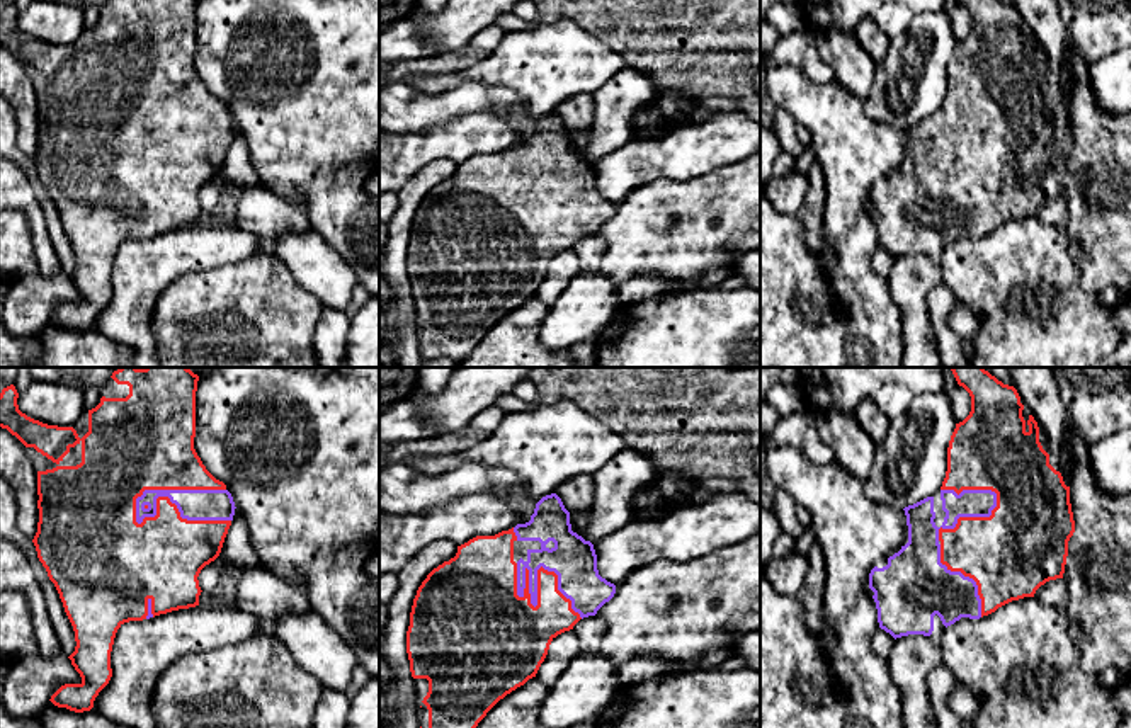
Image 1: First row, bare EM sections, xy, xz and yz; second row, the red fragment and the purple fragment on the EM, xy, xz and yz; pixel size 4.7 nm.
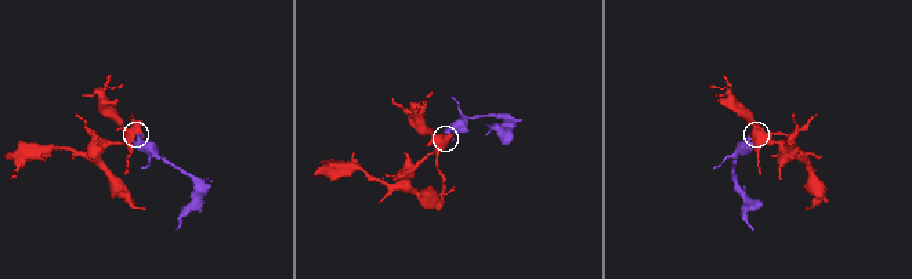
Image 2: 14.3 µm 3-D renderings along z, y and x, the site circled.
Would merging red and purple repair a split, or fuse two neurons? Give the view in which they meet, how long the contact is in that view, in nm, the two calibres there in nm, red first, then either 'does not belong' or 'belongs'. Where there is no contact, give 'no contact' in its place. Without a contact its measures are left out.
xy | 460 nm | 380/140 nm | belongs

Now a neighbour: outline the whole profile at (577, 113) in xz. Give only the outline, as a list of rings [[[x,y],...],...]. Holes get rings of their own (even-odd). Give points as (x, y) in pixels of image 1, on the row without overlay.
[[[590,94],[573,95],[554,111],[570,133],[587,133],[594,124],[594,99]]]

